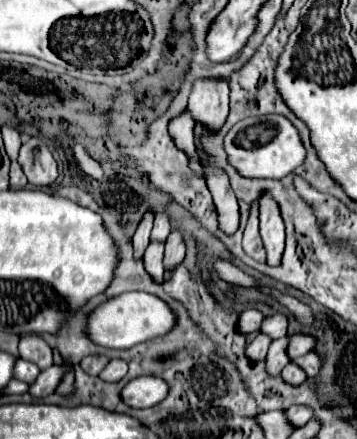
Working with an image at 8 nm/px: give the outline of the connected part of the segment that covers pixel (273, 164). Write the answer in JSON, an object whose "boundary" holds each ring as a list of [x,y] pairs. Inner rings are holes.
{"boundary":[[[276,113],[246,117],[238,121],[224,137],[224,147],[230,163],[238,169],[240,175],[246,177],[282,179],[288,173],[292,173],[300,163],[304,163],[304,155],[306,155],[306,147],[300,139],[300,131],[294,125],[290,125],[286,117]]]}

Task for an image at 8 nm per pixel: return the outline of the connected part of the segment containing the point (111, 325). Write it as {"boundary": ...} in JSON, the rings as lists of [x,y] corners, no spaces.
{"boundary":[[[124,293],[118,297],[112,297],[110,301],[102,303],[96,311],[88,317],[88,337],[110,349],[130,349],[138,343],[156,339],[172,331],[172,325],[176,325],[174,311],[168,303],[162,303],[160,297],[150,293]]]}

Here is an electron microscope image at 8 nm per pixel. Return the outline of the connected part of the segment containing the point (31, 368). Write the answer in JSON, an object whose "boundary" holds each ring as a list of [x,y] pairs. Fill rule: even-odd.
{"boundary":[[[24,359],[16,361],[16,367],[14,367],[14,377],[16,379],[26,381],[26,383],[34,383],[36,377],[38,377],[38,373],[40,373],[40,369],[34,363],[28,363]]]}

